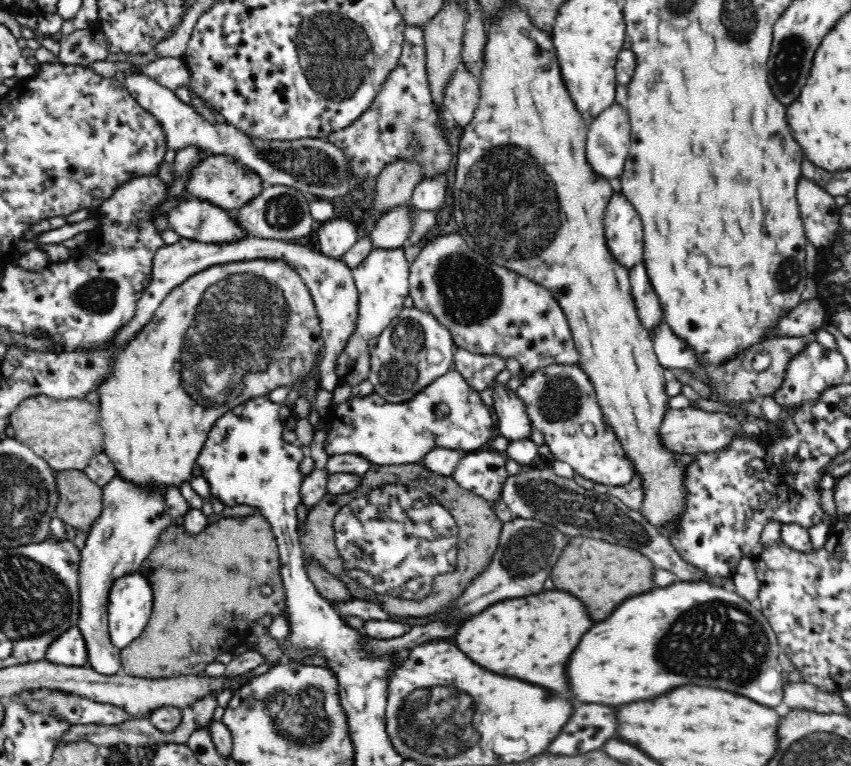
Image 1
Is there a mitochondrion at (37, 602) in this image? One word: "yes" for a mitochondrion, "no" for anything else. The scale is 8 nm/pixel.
yes

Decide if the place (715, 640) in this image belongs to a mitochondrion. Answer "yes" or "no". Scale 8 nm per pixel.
yes

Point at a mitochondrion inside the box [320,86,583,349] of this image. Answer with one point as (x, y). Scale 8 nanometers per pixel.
(509, 205)

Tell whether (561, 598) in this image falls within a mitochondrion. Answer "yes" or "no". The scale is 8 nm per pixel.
no

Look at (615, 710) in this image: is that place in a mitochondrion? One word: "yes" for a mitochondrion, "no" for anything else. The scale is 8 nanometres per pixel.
no

